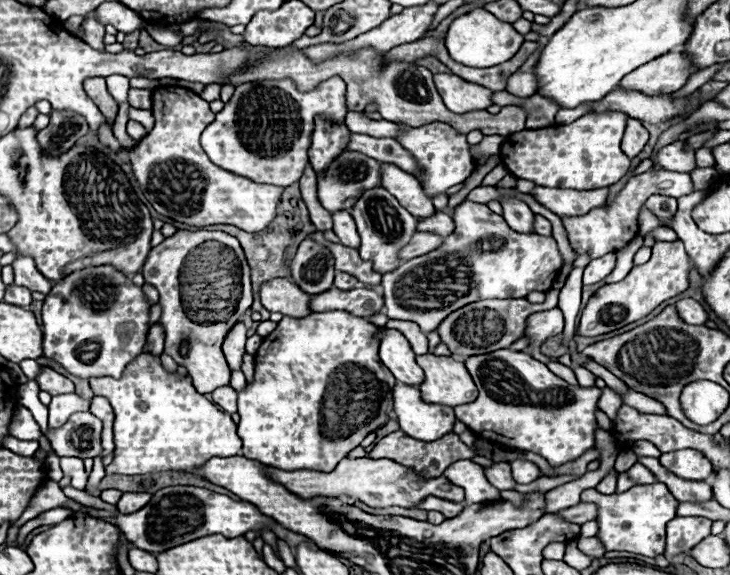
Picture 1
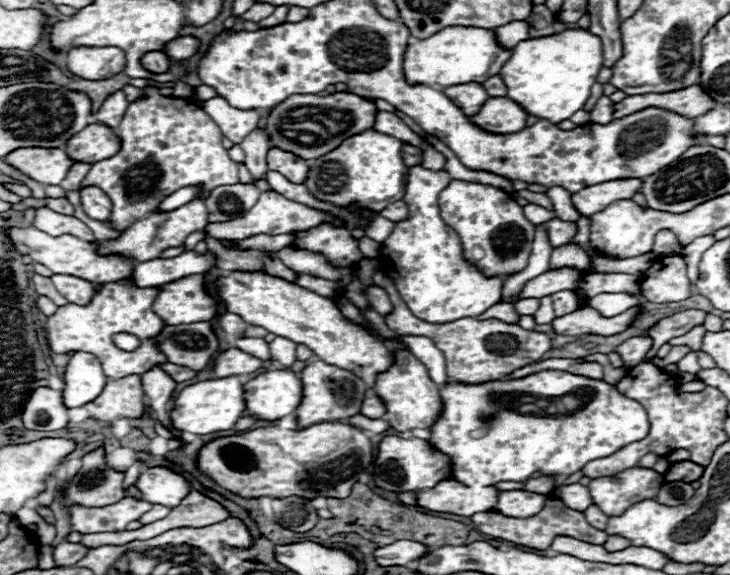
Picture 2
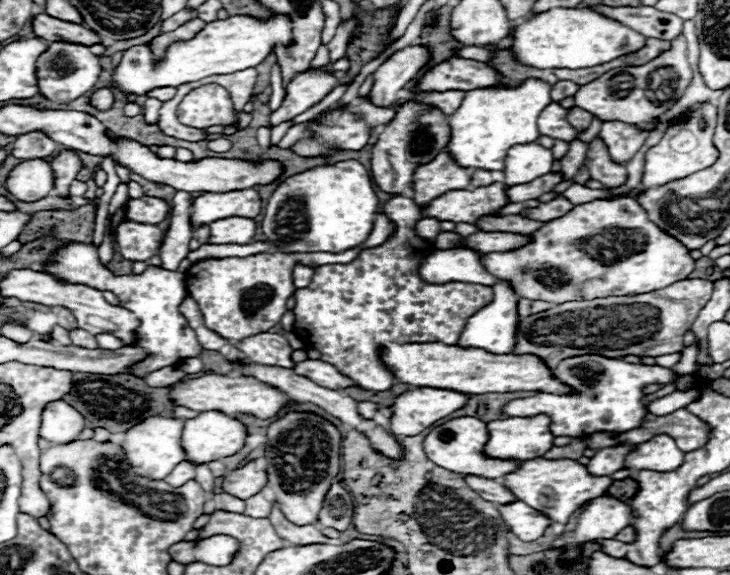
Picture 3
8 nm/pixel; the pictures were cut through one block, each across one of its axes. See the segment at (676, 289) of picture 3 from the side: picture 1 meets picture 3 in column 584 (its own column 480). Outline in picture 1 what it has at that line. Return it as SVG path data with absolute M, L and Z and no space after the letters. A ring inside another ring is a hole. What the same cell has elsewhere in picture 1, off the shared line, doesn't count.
M548 290L548 298L542 304L532 304L524 298L506 298L506 300L478 300L468 306L462 306L460 310L448 314L436 332L440 334L440 340L448 346L452 354L458 354L462 358L478 356L478 354L490 354L498 348L508 348L514 340L524 336L526 318L534 312L542 312L548 308L558 306L558 292Z

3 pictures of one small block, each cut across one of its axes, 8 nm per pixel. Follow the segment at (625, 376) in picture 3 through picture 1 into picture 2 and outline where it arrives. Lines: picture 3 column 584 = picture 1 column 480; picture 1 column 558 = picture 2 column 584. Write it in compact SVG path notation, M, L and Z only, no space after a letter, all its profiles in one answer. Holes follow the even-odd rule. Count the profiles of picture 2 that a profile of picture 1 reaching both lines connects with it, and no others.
M542 370L518 380L492 380L484 384L460 384L450 380L440 386L440 398L442 412L430 426L430 446L450 458L452 480L466 486L476 482L484 486L494 486L498 482L524 482L532 478L534 472L540 472L542 476L554 476L554 486L558 490L564 480L582 470L586 462L610 456L622 446L646 438L650 428L644 406L622 396L616 386L562 370ZM552 398L562 398L560 412L552 412Z

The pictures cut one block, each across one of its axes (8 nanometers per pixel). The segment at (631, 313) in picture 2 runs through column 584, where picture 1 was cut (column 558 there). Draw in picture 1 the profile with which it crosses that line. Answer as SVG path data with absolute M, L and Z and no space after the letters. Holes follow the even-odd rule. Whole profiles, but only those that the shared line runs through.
M552 308L552 310L544 310L544 312L536 312L532 316L528 316L528 324L526 324L526 338L530 340L528 348L532 352L532 356L540 362L548 362L550 358L544 356L540 352L540 346L544 340L562 334L564 330L564 316L560 308Z

